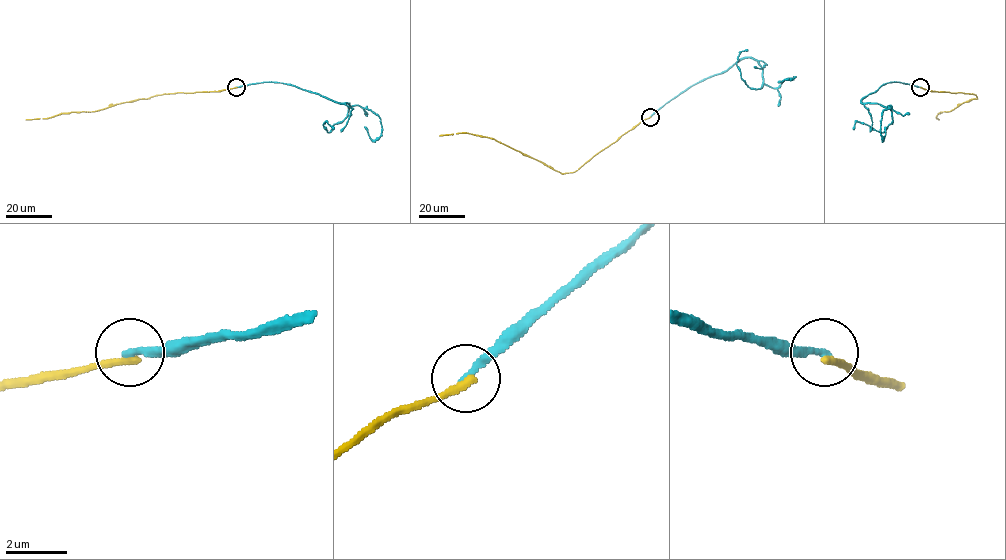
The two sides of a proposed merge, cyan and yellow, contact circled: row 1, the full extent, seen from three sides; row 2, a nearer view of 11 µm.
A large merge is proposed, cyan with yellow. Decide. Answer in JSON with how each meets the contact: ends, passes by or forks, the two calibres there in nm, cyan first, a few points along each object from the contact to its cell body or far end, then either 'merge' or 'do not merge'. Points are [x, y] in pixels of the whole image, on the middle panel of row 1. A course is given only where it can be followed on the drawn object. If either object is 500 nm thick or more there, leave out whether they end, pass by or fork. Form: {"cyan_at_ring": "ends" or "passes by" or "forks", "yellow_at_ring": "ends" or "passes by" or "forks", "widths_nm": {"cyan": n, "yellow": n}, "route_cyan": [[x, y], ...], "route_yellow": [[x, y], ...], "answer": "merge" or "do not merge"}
{"cyan_at_ring": "ends", "yellow_at_ring": "ends", "widths_nm": {"cyan": 260, "yellow": 280}, "route_cyan": [[650, 117], [743, 58], [754, 59], [763, 82], [774, 88], [795, 77], [778, 82]], "route_yellow": [[650, 117], [578, 169], [565, 173], [493, 139], [468, 133], [439, 136]], "answer": "do not merge"}

